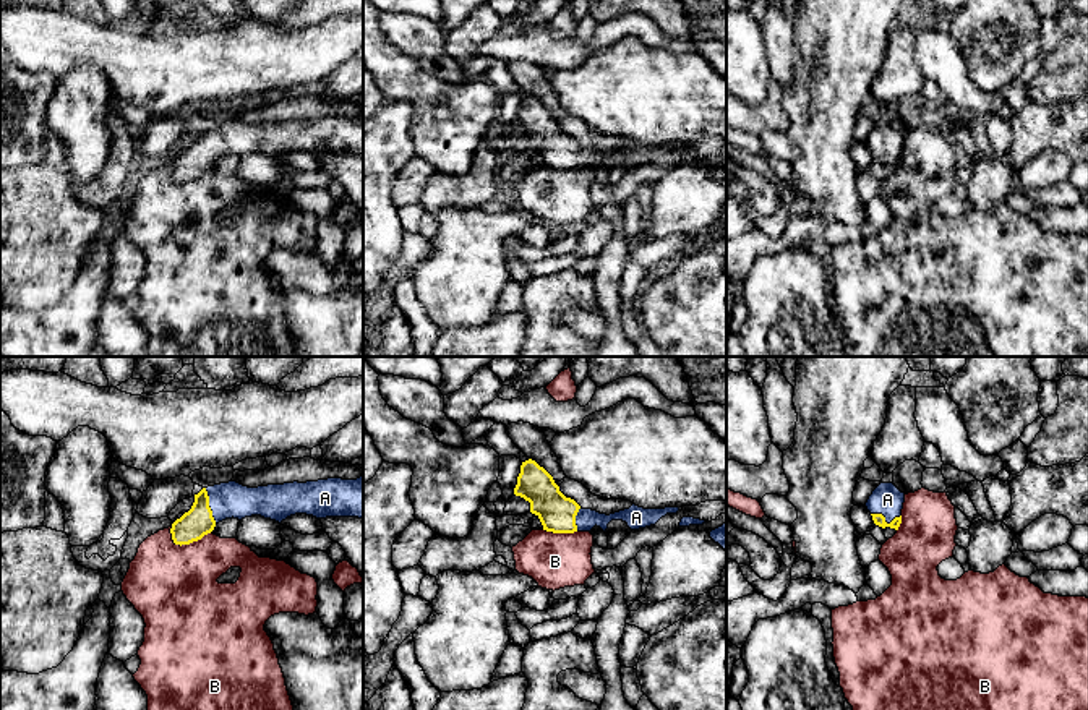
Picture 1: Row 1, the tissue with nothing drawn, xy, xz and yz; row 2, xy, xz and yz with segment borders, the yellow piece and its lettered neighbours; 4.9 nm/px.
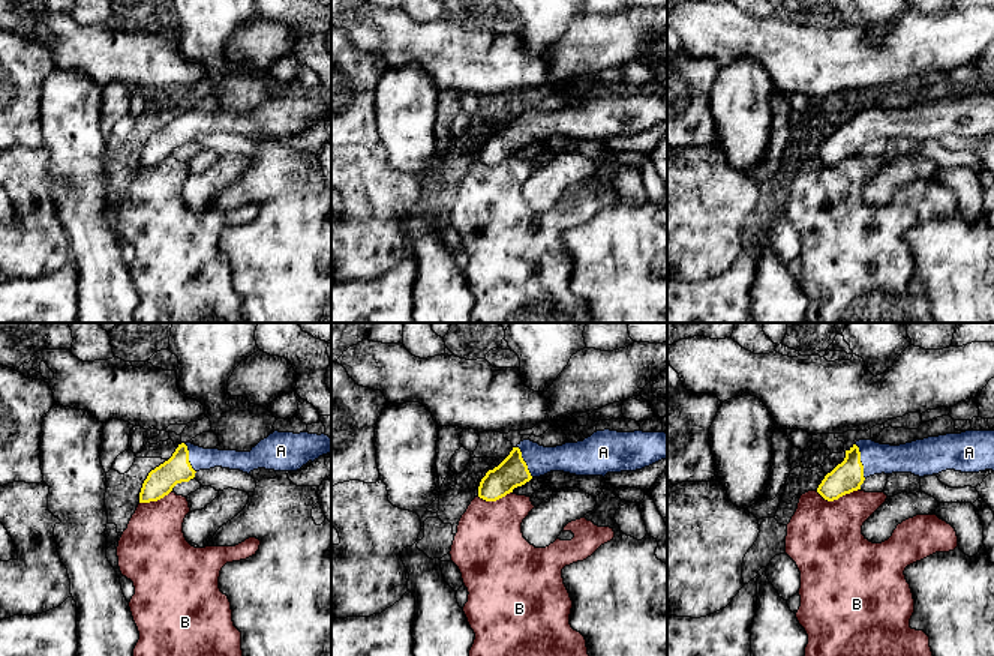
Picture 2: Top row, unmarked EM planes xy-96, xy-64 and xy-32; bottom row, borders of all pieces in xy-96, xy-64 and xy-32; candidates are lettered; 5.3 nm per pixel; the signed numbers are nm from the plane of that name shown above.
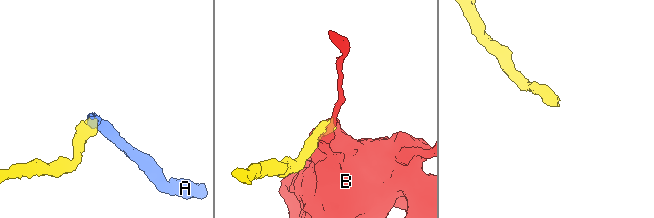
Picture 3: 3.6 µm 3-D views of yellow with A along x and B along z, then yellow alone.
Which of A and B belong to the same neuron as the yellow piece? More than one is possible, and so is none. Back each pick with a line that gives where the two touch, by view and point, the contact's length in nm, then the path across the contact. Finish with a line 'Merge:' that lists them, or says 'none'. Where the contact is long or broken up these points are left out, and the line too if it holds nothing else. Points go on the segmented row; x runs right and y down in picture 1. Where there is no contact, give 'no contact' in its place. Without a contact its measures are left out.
A: xy (208, 506) | 190 nm | across xy (198, 521), (208, 506), (229, 500)
Merge: A

